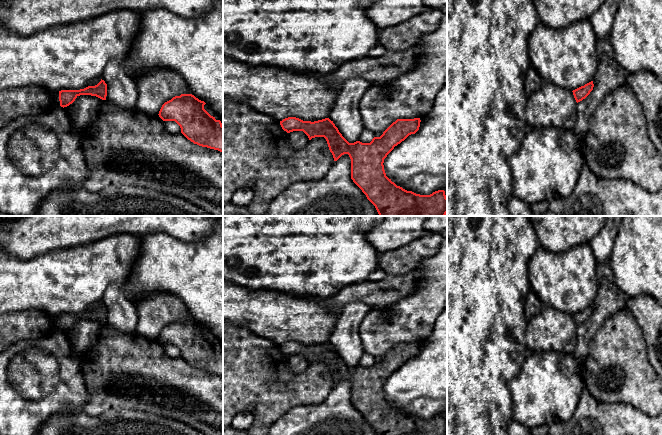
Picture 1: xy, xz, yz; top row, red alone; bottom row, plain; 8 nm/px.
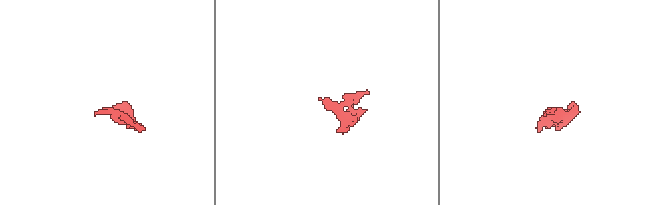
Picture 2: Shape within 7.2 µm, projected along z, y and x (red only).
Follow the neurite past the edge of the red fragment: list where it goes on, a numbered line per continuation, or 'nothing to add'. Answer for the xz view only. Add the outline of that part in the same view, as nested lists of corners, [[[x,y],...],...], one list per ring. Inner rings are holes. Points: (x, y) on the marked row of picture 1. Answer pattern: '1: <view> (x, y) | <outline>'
nothing to add

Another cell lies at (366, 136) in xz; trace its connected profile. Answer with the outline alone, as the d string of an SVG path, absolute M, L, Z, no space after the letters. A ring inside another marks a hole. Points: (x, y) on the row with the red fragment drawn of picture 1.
M364 129L362 133L360 134L358 141L362 143L370 143L374 137L375 137L374 132Z

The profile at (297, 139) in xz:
M303 131L288 133L288 143L294 149L301 149L309 142L308 136Z

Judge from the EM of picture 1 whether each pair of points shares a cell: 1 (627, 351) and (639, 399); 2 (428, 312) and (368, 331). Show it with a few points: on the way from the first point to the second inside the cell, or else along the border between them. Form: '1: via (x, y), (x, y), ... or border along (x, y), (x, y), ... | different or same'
1: via (627, 363), (627, 375), (639, 387) | same
2: via (413, 317), (407, 321), (383, 327) | same

